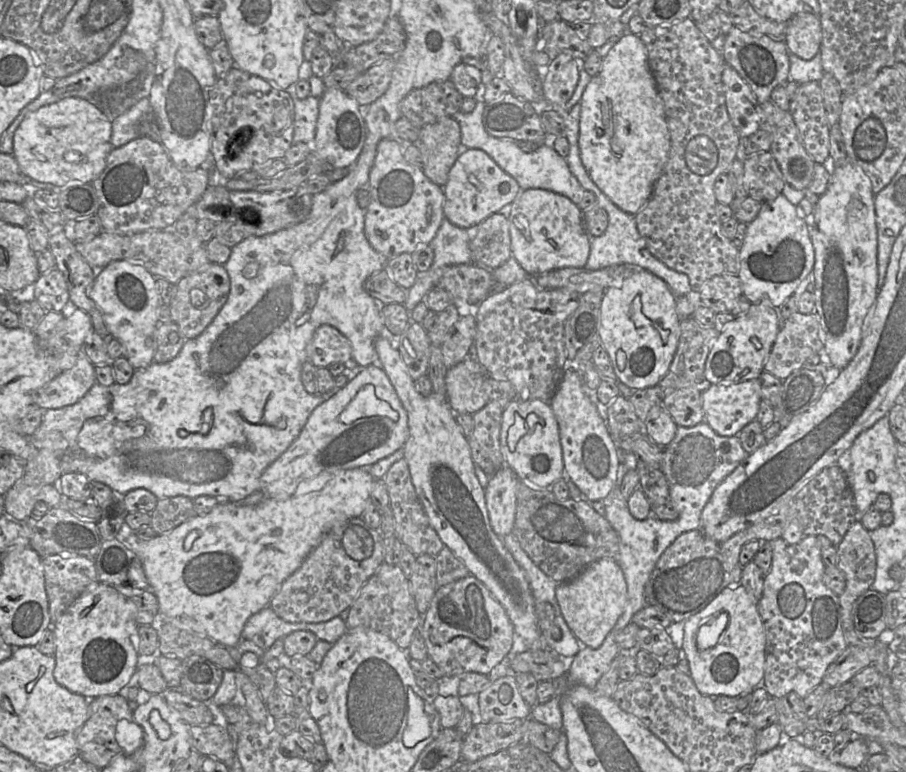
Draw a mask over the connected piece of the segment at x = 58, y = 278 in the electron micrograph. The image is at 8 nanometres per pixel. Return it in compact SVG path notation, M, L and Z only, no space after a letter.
M57 268L40 275L35 283L34 296L47 312L62 312L70 301L64 275Z

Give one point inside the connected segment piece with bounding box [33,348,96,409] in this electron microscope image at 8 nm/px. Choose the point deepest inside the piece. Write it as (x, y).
(70, 386)

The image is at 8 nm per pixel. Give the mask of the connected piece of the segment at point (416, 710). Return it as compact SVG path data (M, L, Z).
M409 692L408 704L408 721L402 741L405 747L412 748L430 736L431 725L424 711L424 702L415 692Z

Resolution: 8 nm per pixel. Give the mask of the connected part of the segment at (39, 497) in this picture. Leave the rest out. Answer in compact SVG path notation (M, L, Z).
M20 479L4 495L6 516L17 522L25 522L32 516L37 502L48 502L51 508L58 507L61 499L57 484L27 484Z

